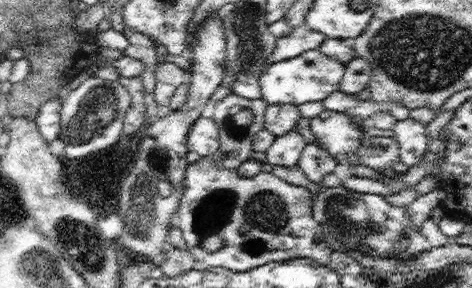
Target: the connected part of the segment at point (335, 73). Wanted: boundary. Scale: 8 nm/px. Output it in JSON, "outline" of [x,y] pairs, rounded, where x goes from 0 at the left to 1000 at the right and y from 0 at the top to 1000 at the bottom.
{"outline":[[[650,174],[625,201],[608,201],[608,208],[578,215],[574,229],[566,229],[561,250],[549,264],[553,333],[566,361],[633,368],[642,354],[663,354],[663,347],[680,354],[701,319],[718,313],[727,250],[731,250],[731,229],[722,215],[714,215],[710,201],[697,201],[697,194],[680,188],[676,174]]]}

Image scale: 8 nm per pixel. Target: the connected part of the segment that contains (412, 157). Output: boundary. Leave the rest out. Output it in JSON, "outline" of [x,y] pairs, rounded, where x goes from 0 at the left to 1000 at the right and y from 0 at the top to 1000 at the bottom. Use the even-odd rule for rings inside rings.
{"outline":[[[854,417],[841,424],[833,444],[833,486],[841,500],[841,535],[845,535],[845,563],[854,563],[858,576],[879,576],[896,556],[905,514],[909,514],[909,458],[900,438],[892,438],[879,417]]]}

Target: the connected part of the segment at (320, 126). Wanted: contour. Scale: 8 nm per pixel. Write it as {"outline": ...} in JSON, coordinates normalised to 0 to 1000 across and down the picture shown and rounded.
{"outline":[[[684,382],[676,403],[663,403],[655,417],[655,451],[672,486],[672,507],[680,507],[710,556],[748,535],[773,472],[739,396],[706,382]]]}

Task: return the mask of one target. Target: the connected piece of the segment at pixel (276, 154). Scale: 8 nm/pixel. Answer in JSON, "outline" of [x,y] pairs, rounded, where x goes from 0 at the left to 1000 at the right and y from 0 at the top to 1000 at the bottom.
{"outline":[[[629,438],[612,458],[604,458],[600,472],[583,479],[578,500],[566,514],[561,528],[561,549],[566,549],[566,569],[578,569],[578,576],[604,576],[604,583],[625,583],[633,569],[633,549],[638,549],[638,528],[650,500],[642,493]]]}

